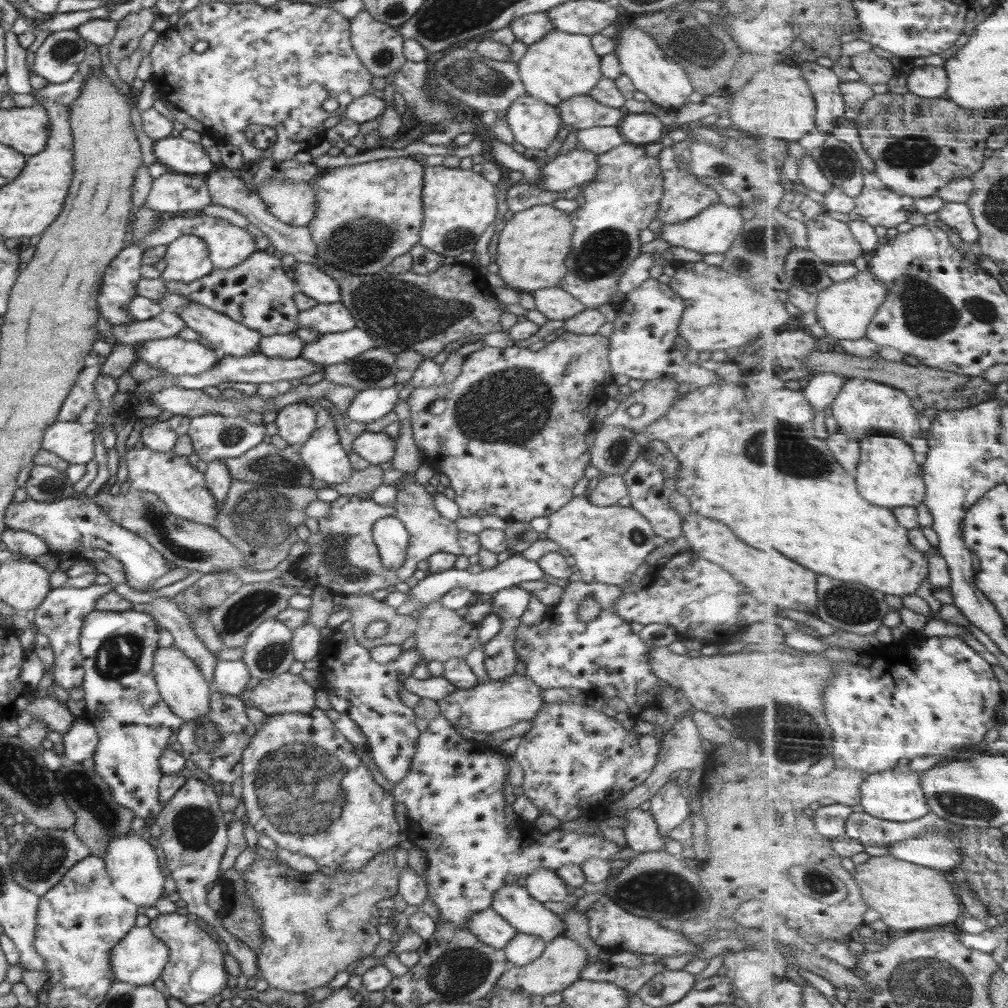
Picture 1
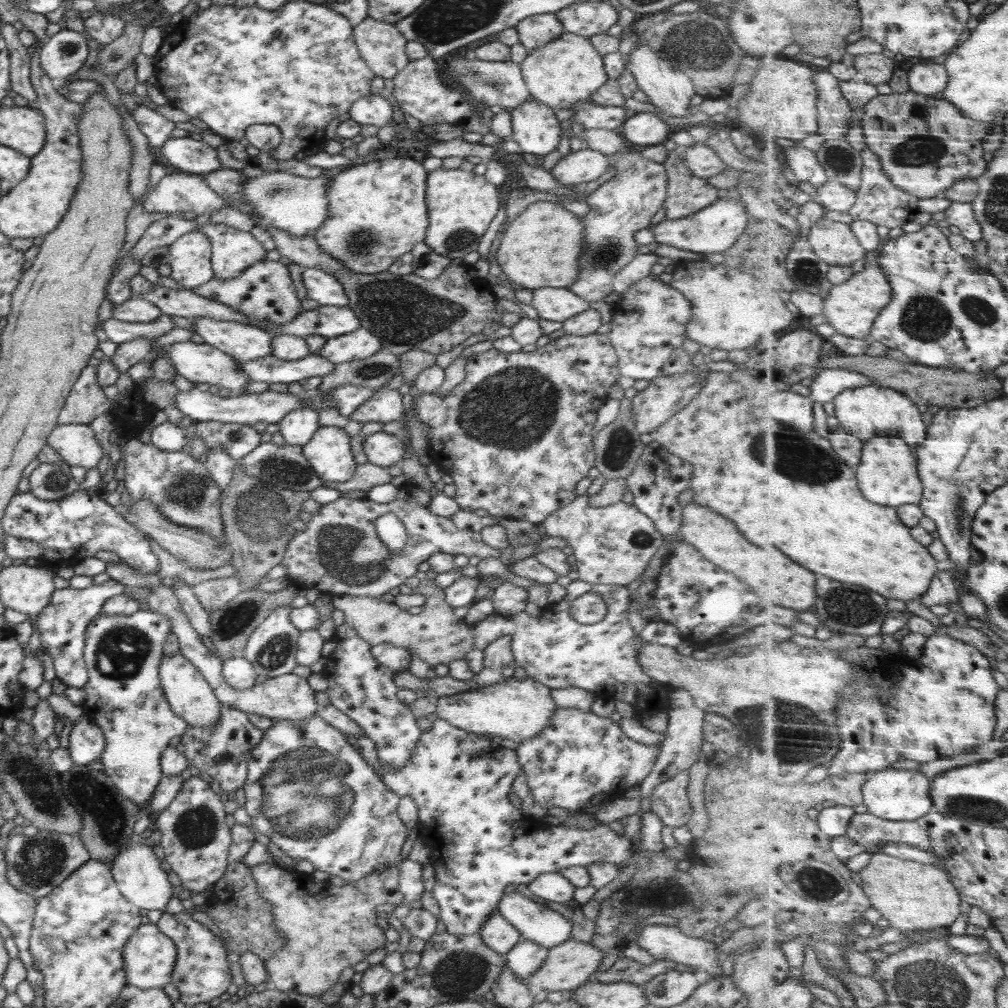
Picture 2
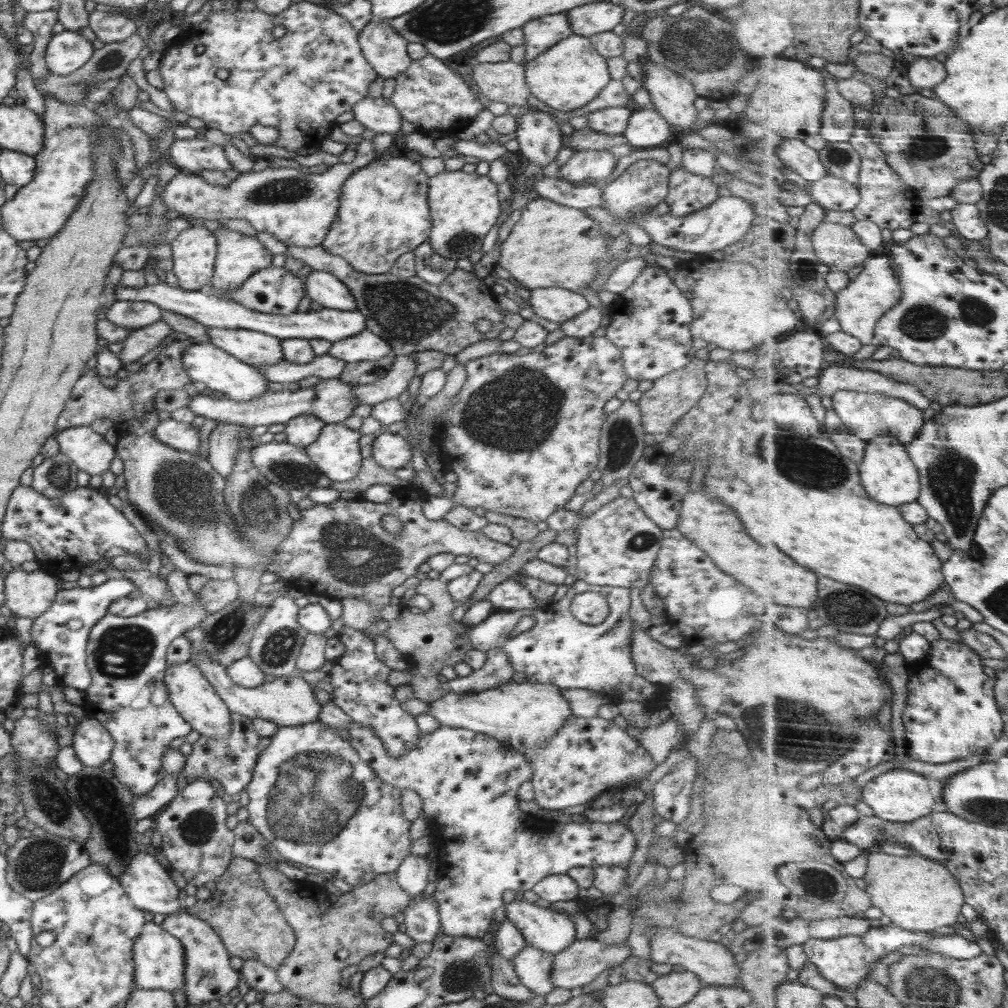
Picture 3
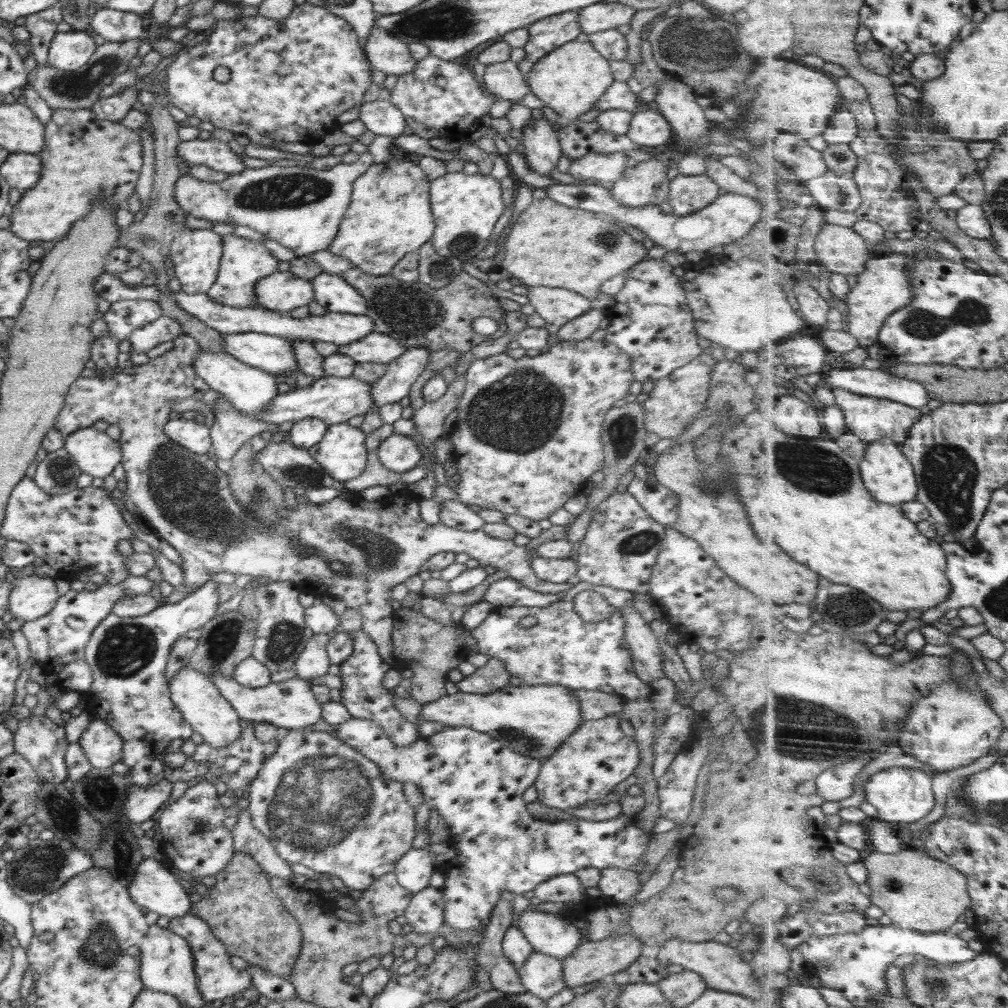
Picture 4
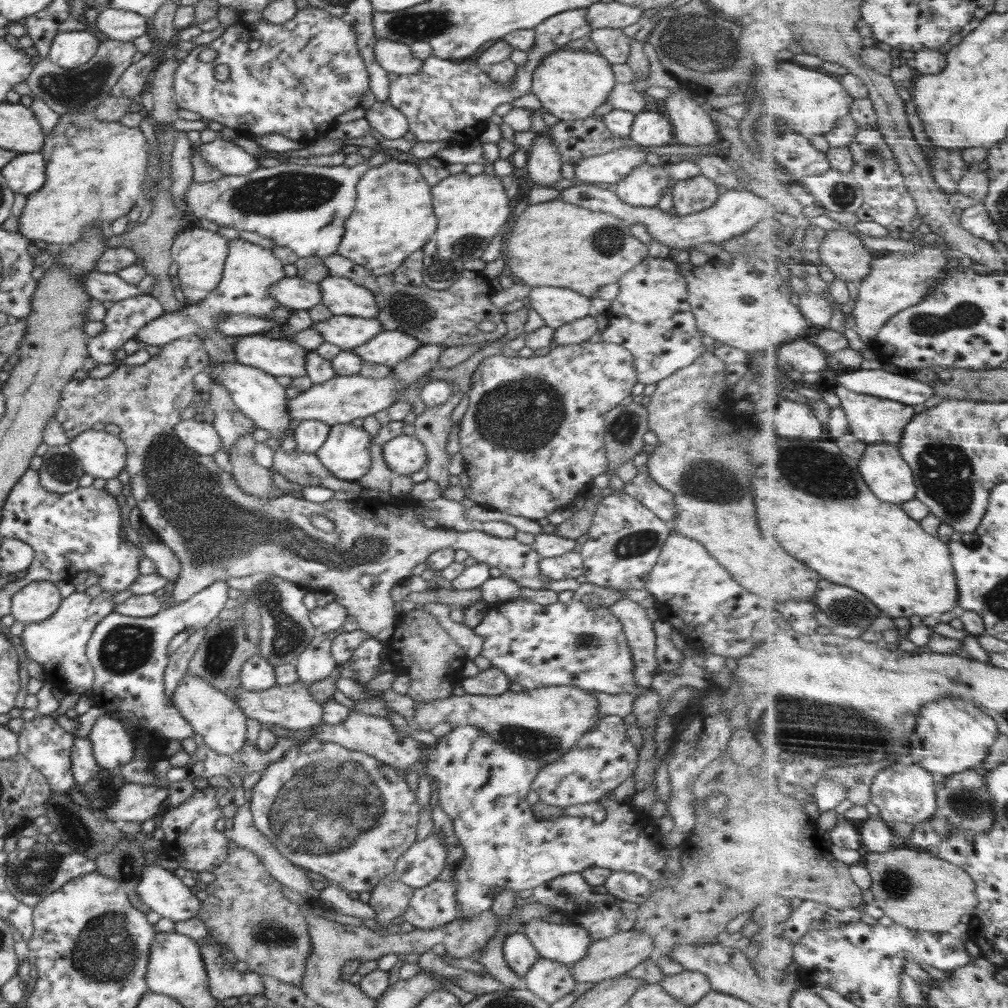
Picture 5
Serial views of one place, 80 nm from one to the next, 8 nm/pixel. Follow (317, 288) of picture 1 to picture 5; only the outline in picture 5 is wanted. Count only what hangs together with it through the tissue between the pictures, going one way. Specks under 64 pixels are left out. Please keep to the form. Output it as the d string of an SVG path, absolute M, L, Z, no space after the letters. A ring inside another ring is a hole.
M328 275L317 283L322 291L322 305L333 315L374 318L380 312L374 294L349 278Z

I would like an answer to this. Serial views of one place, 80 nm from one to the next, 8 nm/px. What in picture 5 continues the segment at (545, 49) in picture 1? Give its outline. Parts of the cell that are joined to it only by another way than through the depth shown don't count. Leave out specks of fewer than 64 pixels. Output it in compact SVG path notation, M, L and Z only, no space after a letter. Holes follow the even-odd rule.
M560 49L546 55L536 66L531 92L538 96L535 102L542 102L542 108L560 121L573 121L592 117L594 110L606 103L607 94L616 83L611 64L602 55L578 49Z

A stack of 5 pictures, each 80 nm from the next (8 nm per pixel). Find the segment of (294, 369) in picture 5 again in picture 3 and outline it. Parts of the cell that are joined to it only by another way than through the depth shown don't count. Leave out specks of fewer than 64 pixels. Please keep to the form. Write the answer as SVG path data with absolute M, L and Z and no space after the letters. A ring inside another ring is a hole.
M207 327L209 342L234 358L254 365L273 365L284 361L281 339L257 330Z

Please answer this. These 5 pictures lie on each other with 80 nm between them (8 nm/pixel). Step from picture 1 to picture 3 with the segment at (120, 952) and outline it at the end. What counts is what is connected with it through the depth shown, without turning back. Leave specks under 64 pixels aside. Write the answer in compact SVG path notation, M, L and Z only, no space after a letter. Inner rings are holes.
M146 922L145 927L134 941L133 961L135 973L133 979L138 988L146 990L185 991L185 947L162 926L154 922Z

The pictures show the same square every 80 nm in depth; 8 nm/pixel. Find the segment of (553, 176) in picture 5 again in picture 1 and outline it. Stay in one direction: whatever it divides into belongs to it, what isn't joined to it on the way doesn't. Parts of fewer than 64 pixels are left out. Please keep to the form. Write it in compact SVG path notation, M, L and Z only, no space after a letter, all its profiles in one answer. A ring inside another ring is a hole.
M528 93L512 101L506 117L515 140L526 148L548 148L562 123L555 107Z

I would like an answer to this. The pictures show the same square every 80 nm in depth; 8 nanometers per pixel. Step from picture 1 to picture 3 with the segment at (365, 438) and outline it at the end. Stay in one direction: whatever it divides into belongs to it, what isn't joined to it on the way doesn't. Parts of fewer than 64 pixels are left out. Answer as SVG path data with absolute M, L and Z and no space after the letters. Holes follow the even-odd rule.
M382 430L382 434L373 437L370 441L371 457L384 468L395 471L408 466L412 458L410 442L407 442L399 433Z

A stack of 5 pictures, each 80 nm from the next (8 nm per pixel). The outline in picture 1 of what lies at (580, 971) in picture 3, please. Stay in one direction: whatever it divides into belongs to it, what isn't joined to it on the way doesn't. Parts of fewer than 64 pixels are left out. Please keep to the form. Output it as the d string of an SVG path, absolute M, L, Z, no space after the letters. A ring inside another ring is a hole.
M562 934L547 942L538 958L524 966L514 965L510 967L498 977L496 983L499 988L506 990L522 990L530 996L535 994L544 996L553 992L561 992L576 979L582 979L580 971L583 971L587 964L588 953L578 945L578 942Z

